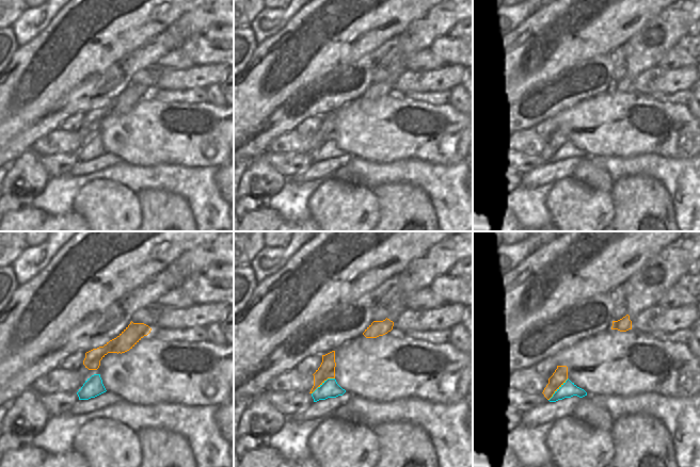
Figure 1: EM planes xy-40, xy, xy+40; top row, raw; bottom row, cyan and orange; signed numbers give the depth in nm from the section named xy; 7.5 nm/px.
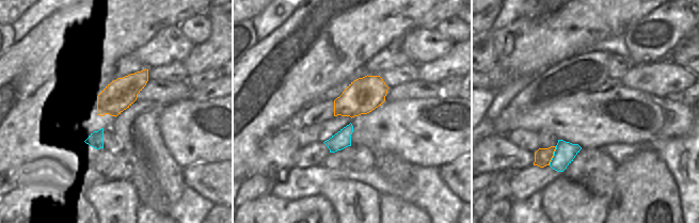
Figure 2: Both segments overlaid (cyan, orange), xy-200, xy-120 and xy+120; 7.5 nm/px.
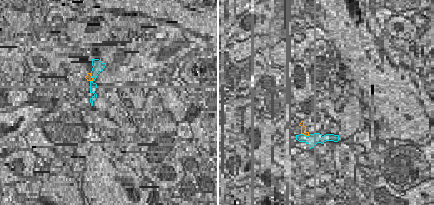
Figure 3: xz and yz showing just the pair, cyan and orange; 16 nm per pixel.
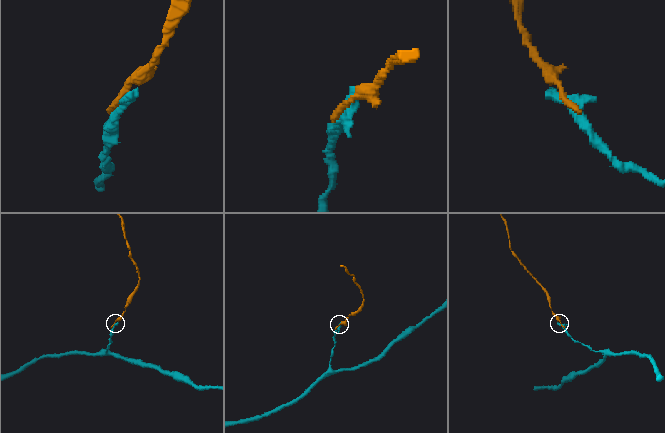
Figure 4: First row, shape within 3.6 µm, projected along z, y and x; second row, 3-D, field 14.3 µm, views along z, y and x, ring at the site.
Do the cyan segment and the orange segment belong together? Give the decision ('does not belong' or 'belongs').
belongs

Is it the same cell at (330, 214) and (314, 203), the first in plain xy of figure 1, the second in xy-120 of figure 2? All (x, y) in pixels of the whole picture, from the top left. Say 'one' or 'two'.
two

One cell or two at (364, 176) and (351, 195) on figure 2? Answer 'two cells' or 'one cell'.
two cells

